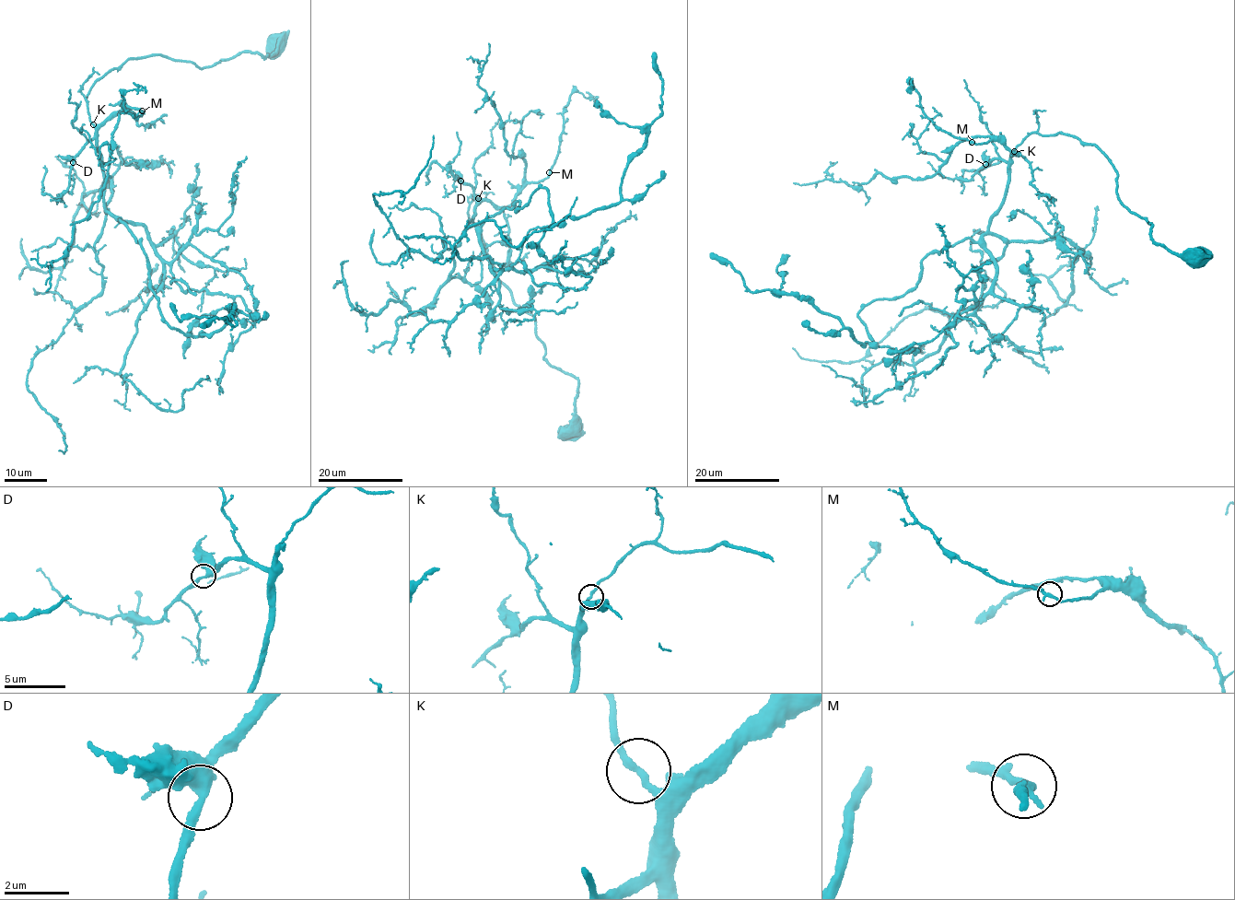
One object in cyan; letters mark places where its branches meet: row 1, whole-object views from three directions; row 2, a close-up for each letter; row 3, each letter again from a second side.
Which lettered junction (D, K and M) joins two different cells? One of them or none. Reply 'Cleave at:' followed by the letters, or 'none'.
Cleave at: none

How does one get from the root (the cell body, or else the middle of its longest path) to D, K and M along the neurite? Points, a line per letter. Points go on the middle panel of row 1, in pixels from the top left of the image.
D: (570, 428), (576, 379), (544, 357), (533, 316), (516, 305), (469, 219), (471, 202), (480, 199), (460, 180)
K: (570, 428), (576, 379), (544, 357), (533, 316), (497, 278), (469, 216), (478, 198)
M: (570, 428), (576, 379), (544, 357), (533, 316), (497, 278), (468, 212), (477, 197), (507, 206), (549, 172)

